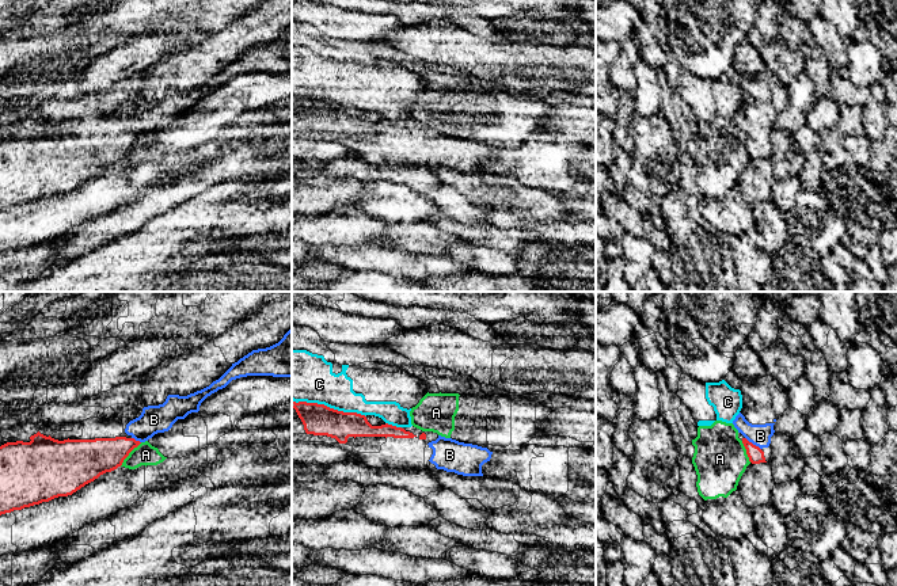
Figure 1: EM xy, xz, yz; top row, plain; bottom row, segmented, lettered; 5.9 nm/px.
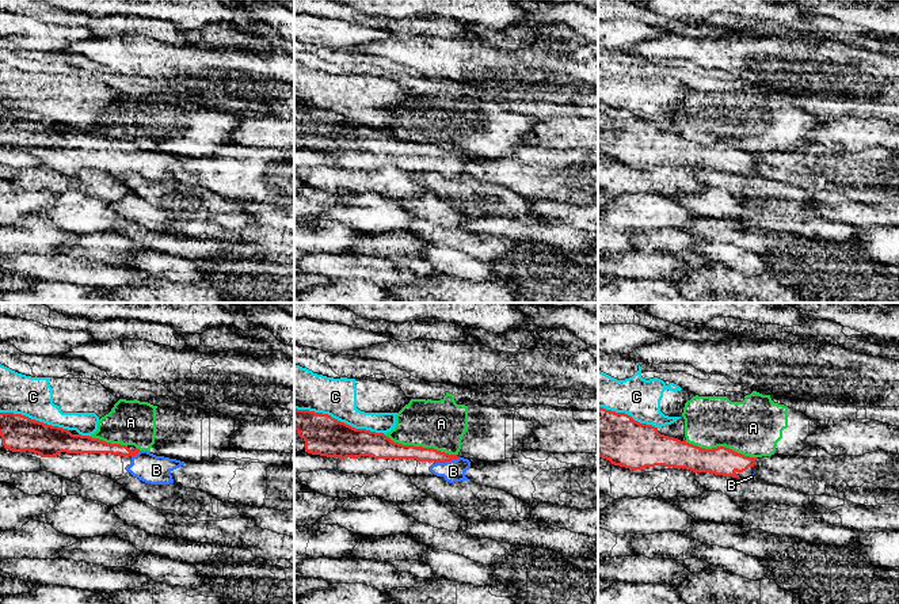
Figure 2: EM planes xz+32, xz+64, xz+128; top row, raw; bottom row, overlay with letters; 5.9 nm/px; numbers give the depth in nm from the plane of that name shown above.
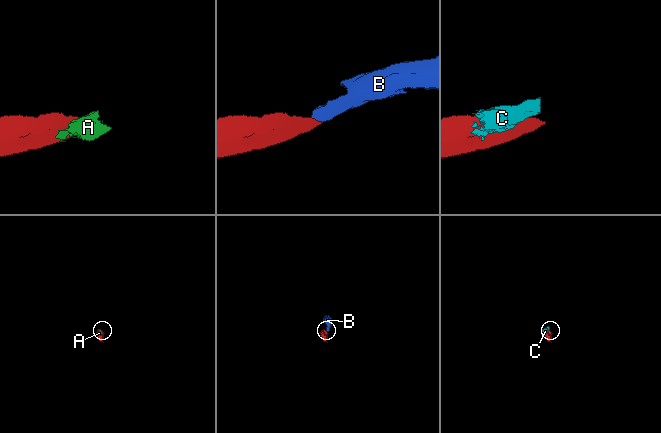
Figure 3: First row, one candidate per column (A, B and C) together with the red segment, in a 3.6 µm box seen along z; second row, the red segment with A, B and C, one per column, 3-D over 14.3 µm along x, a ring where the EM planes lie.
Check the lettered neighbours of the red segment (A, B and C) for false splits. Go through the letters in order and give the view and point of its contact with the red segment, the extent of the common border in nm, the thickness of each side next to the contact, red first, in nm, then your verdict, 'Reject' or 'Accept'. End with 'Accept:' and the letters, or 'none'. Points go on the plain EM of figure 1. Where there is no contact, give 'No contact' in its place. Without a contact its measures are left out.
A: Touches red at xy (129, 148). Shared border 190 nm. Thickness 240 nm (red) against 130 nm. Reject
B: Touches red at yz (752, 140). Shared border 120 nm. Thickness 90 nm (red) against 130 nm. Accept
C: Touches red at xz (329, 103). Shared border 460 nm. Thickness 190 nm (red) against 300 nm. Reject
Accept: B

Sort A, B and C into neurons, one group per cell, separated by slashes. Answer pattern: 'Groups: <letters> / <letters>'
Groups: A / B / C

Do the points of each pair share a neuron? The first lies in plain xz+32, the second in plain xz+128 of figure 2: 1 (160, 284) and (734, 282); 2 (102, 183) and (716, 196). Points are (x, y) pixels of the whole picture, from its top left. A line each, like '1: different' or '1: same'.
1: same
2: different

